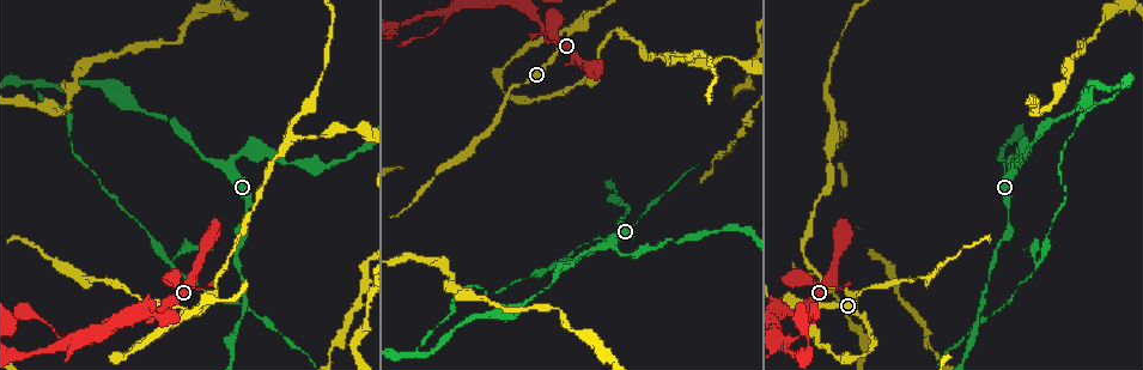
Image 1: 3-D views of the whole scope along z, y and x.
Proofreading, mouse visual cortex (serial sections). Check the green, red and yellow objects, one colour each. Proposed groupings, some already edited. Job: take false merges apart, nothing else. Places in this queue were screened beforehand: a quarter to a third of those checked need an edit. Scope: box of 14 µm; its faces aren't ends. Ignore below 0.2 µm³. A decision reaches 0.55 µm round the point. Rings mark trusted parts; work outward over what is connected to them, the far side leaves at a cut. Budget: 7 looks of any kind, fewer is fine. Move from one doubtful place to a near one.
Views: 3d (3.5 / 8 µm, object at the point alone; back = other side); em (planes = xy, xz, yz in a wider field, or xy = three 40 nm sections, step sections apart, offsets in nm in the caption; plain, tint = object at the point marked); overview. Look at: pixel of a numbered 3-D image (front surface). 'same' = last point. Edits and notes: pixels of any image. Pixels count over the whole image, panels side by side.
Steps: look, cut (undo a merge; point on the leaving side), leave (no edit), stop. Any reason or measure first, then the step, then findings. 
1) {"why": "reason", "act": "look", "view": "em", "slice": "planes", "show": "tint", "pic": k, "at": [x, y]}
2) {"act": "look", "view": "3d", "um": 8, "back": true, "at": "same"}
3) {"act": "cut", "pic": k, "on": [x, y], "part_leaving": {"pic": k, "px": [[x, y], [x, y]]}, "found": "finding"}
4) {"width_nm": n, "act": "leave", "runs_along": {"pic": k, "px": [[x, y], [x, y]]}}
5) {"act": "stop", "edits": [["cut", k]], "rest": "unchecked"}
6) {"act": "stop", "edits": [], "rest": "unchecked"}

{"why": "a fork", "act": "look", "view": "3d", "um": 3.5, "pic": 1, "at": [183, 313]}

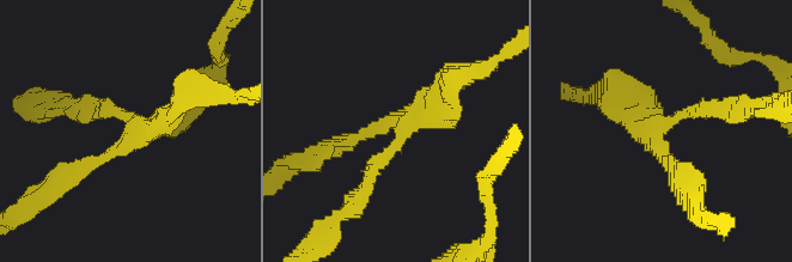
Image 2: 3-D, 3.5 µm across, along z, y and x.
{"arms": 3, "arm_widths_nm": [200, 200, 250], "why": "need the tissue", "act": "look", "view": "em", "slice": "planes", "show": "plain", "pic": 2, "at": [400, 132]}

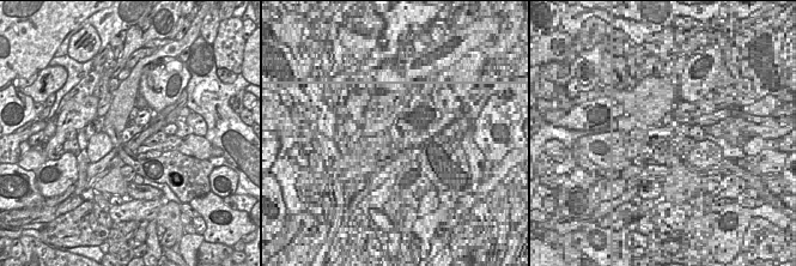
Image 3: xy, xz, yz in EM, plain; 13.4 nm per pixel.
{"why": "with the object marked", "act": "look", "view": "em", "slice": "planes", "show": "tint", "at": "same"}

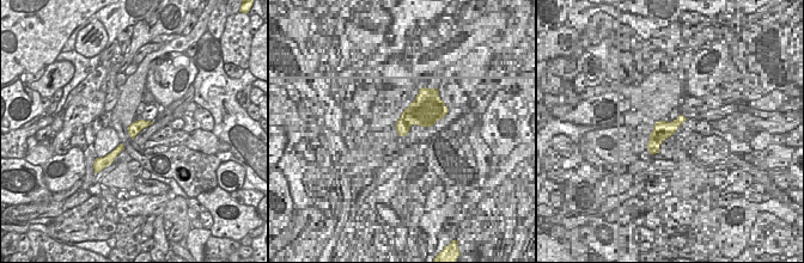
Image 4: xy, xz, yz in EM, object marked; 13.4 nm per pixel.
{"act": "leave", "runs_along": {"pic": 2, "px": [[730, 110], [702, 107], [659, 132], [678, 176]]}, "found": "continuous, no second cell"}

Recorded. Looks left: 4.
{"why": "sharp bend", "act": "look", "view": "3d", "um": 3.5, "pic": 1, "at": [218, 289]}

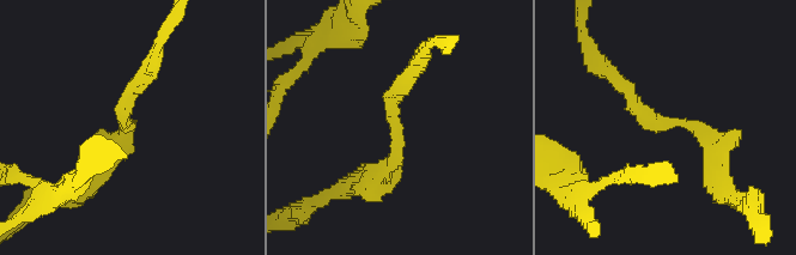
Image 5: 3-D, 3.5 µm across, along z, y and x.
{"arm_widths_nm": [200, 200], "act": "look", "view": "em", "slice": "xy", "step": 1, "show": "tint", "pic": 5, "at": [398, 133]}

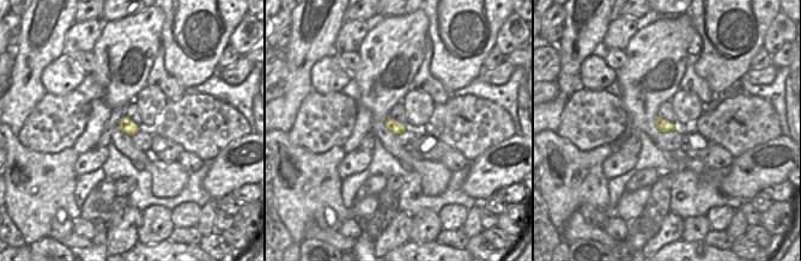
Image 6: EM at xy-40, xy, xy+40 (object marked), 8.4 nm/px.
{"act": "leave", "runs_along": {"pic": 5, "px": [[714, 169], [696, 125], [655, 125], [615, 77]]}, "found": "all the same cell"}

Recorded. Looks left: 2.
{"why": "branch point", "act": "look", "view": "3d", "um": 3.5, "pic": 1, "at": [828, 138]}

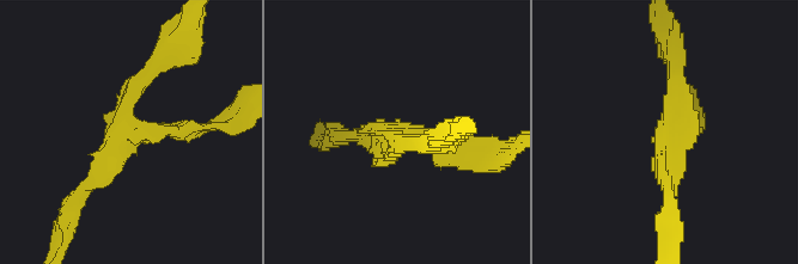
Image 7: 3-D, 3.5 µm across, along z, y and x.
{"arms": 3, "arm_widths_nm": [200, 200, 250], "act": "look", "view": "em", "slice": "xy", "step": 2, "show": "tint", "pic": 7, "at": [124, 130]}

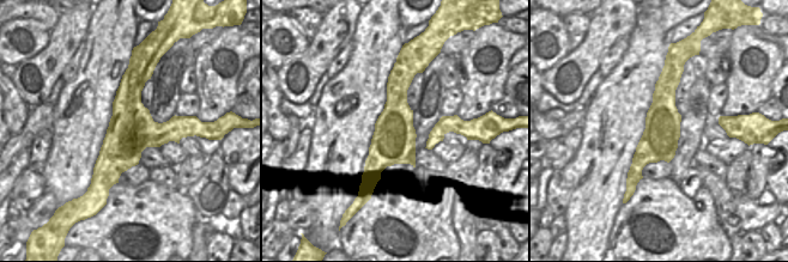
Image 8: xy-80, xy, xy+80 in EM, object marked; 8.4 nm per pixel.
{"act": "leave", "runs_along": {"pic": 7, "px": [[80, 195], [125, 132], [198, 128]]}, "found": "continuous, no second cell"}

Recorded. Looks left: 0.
{"act": "stop", "edits": [], "rest": "unchecked"}

